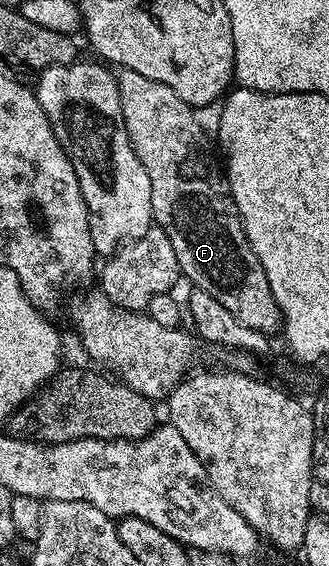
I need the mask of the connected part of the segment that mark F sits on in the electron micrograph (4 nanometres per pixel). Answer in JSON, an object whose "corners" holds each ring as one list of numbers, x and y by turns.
{"corners":[[119,67,116,78,128,137,132,141,136,157,140,157,140,165,144,165,144,170,148,173,148,181,152,181,154,223,165,233,168,241,172,241,179,272,185,278,187,275,197,290,212,293,212,297,216,297,216,301,220,301,220,305,224,305,224,309,228,309,228,313,232,313,236,321,248,325,248,329,262,331,268,337,273,336,273,331,277,332,282,326,282,310,272,297,264,265,260,265,244,233,242,218,230,195,230,184,223,168,210,152,211,140,196,123,194,108,176,97,176,93,168,89,168,85,160,85,160,81,144,77,144,73,132,73,132,69]]}

